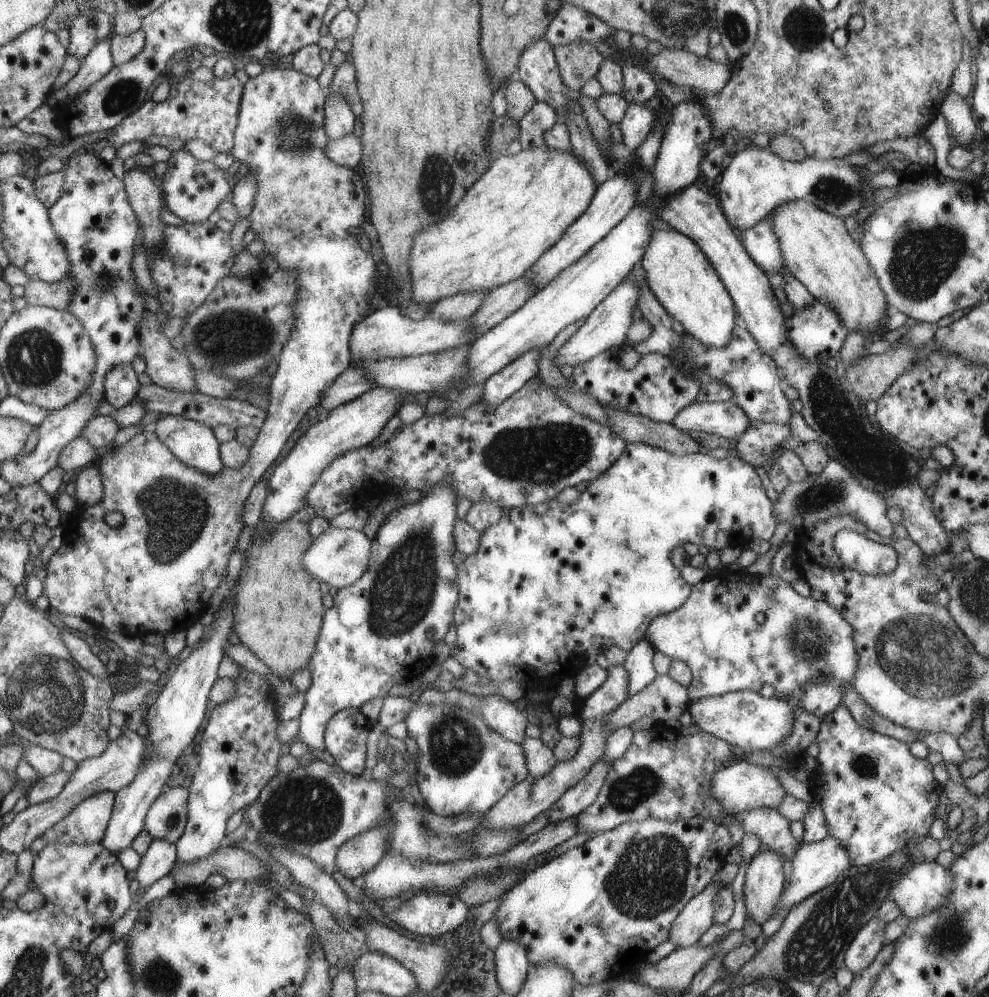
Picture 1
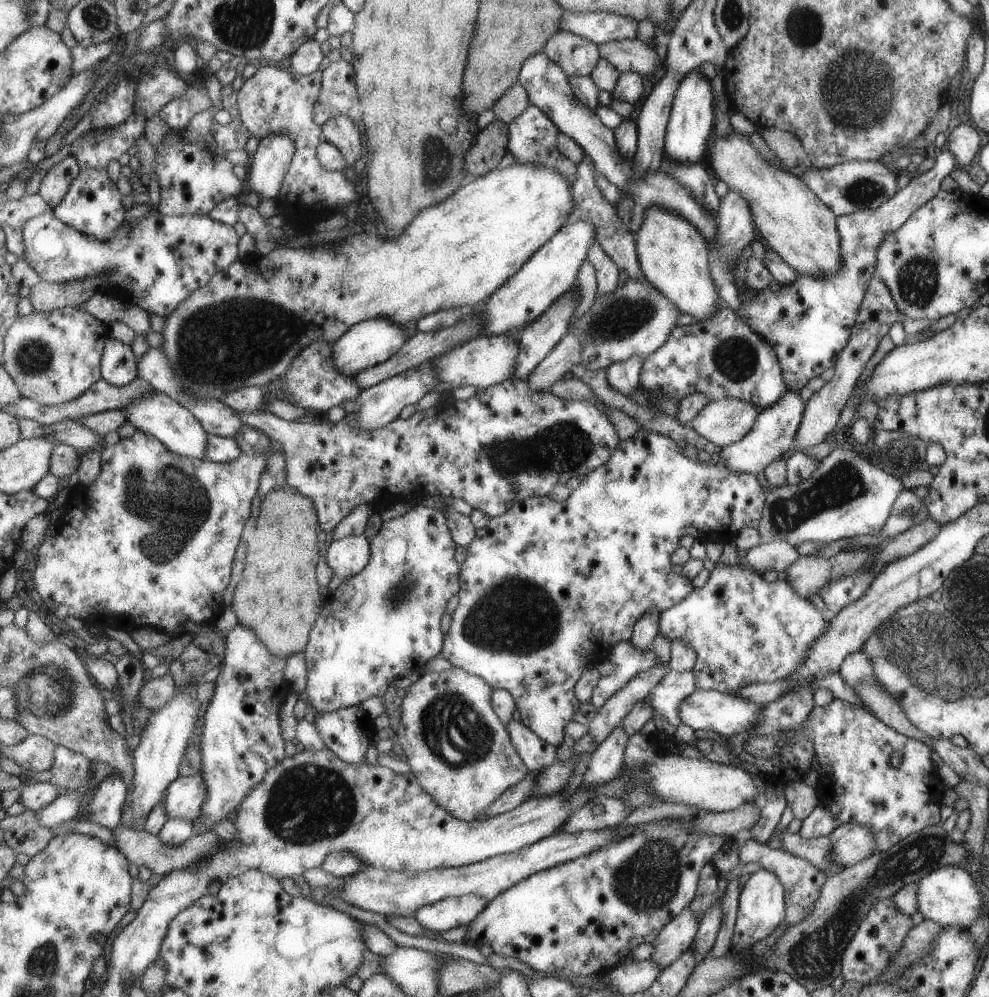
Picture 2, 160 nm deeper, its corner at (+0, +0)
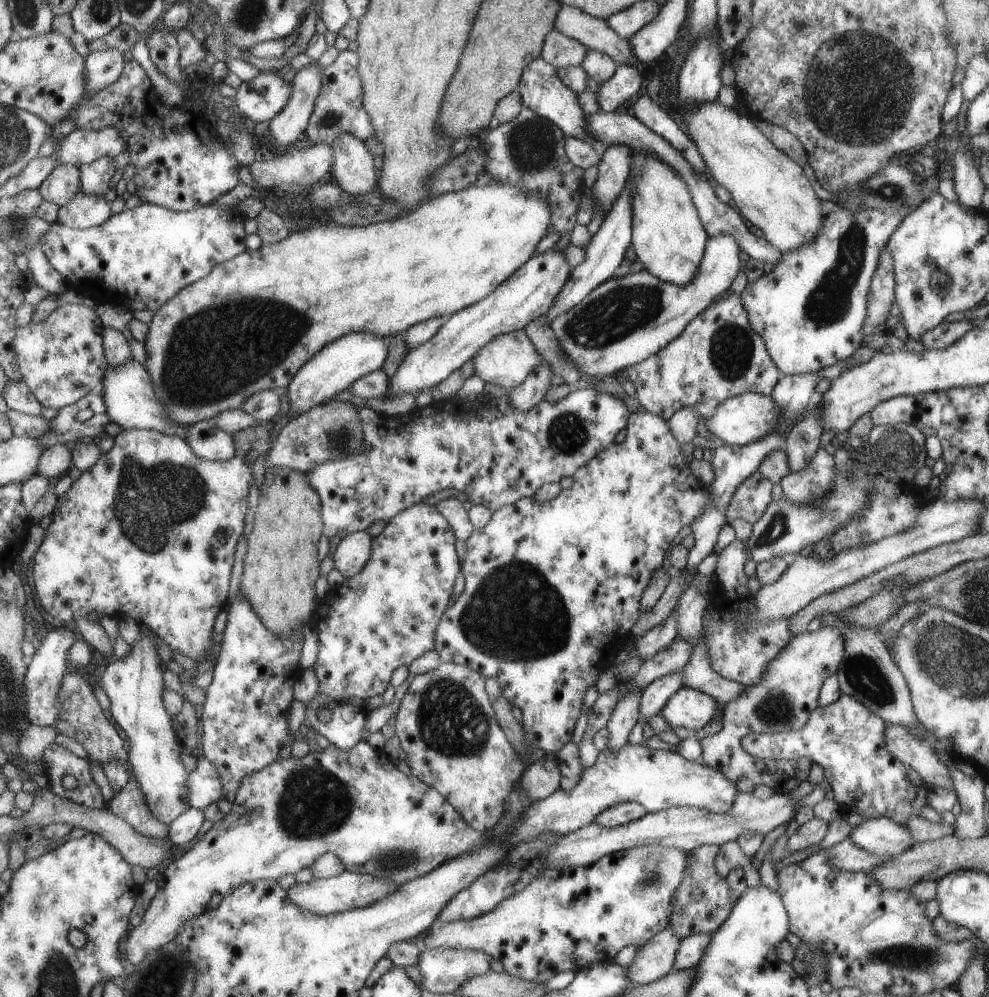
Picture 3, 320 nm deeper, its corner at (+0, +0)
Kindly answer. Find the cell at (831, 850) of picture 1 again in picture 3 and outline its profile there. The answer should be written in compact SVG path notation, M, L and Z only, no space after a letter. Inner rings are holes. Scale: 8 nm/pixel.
M885 817L865 819L862 824L850 828L847 837L863 850L879 855L883 861L905 852L915 843L905 824Z

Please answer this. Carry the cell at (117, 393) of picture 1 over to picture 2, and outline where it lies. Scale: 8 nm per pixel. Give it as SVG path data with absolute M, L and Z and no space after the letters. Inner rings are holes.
M110 337L102 356L102 378L118 387L128 385L139 378L139 357L130 345Z

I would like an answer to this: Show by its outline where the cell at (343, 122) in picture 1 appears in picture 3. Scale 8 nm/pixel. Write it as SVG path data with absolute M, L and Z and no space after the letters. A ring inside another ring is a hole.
M341 133L332 143L332 170L337 186L347 195L376 191L373 156L360 140Z

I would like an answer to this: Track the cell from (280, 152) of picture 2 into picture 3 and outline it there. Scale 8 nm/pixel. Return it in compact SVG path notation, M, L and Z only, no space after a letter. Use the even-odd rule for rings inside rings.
M311 62L289 76L294 91L287 106L269 124L271 142L285 146L285 151L303 141L303 129L320 91L321 75L318 62Z

